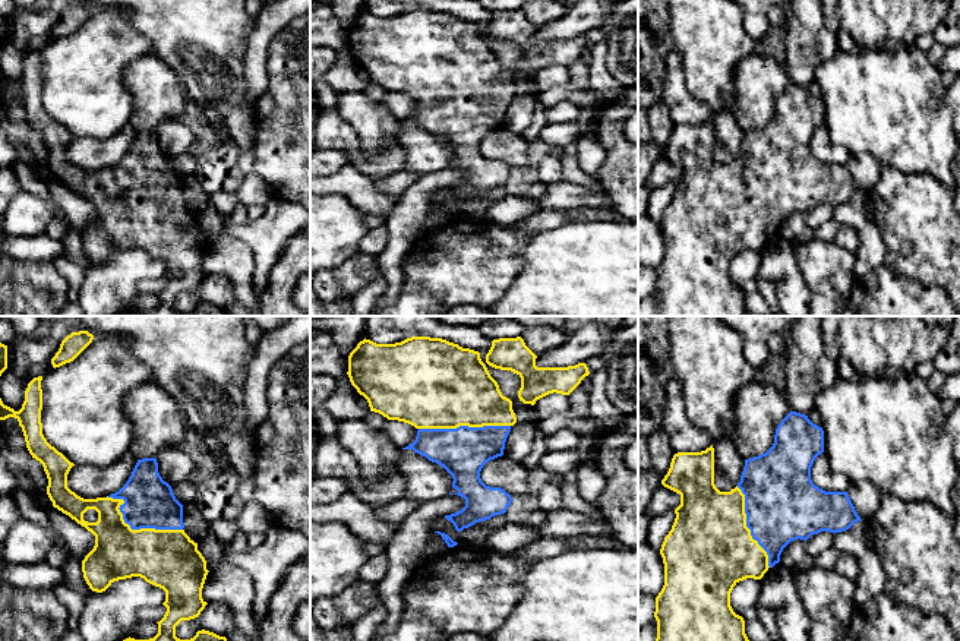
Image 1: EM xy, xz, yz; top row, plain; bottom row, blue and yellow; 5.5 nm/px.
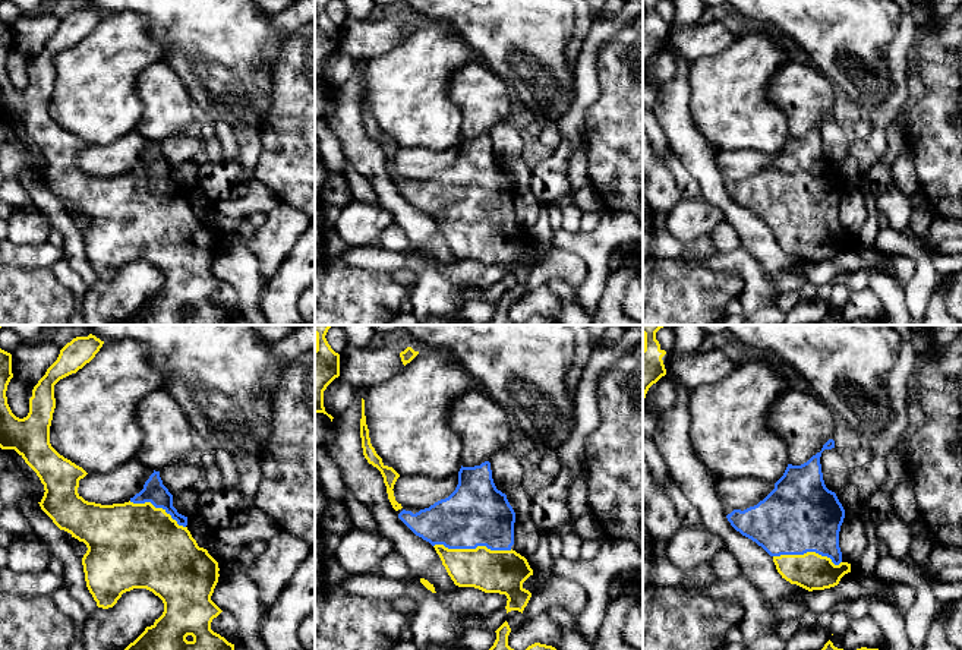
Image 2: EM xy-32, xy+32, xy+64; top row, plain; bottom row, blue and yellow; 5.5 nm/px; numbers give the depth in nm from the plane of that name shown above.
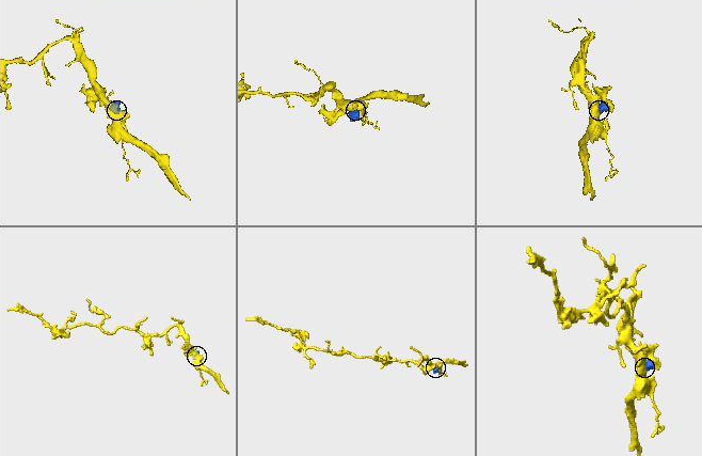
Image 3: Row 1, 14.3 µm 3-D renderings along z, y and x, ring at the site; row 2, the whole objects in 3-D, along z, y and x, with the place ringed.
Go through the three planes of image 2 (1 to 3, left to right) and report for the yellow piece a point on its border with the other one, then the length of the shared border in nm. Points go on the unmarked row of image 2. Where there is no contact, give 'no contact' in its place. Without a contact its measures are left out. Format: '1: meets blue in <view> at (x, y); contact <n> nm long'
1: meets blue in xy-32 at (157, 179); contact 340 nm long
2: meets blue in xy+32 at (473, 220); contact 440 nm long
3: meets blue in xy+64 at (807, 223); contact 380 nm long

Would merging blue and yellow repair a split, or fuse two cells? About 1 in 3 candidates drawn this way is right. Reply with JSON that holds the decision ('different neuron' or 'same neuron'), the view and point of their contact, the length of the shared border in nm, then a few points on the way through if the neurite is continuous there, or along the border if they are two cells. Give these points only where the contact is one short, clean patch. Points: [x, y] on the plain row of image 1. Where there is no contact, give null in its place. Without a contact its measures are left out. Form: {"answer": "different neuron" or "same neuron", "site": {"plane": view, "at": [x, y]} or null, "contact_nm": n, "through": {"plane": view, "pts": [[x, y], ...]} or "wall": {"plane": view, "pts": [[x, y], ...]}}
{"answer": "same neuron", "site": {"plane": "xy", "at": [135, 201]}, "contact_nm": 460}

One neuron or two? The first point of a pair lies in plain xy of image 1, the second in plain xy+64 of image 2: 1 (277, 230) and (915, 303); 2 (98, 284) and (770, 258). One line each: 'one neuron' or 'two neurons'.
1: one neuron
2: two neurons

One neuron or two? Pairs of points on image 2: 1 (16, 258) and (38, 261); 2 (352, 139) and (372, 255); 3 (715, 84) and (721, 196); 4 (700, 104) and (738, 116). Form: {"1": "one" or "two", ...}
{"1": "one", "2": "two", "3": "two", "4": "one"}

